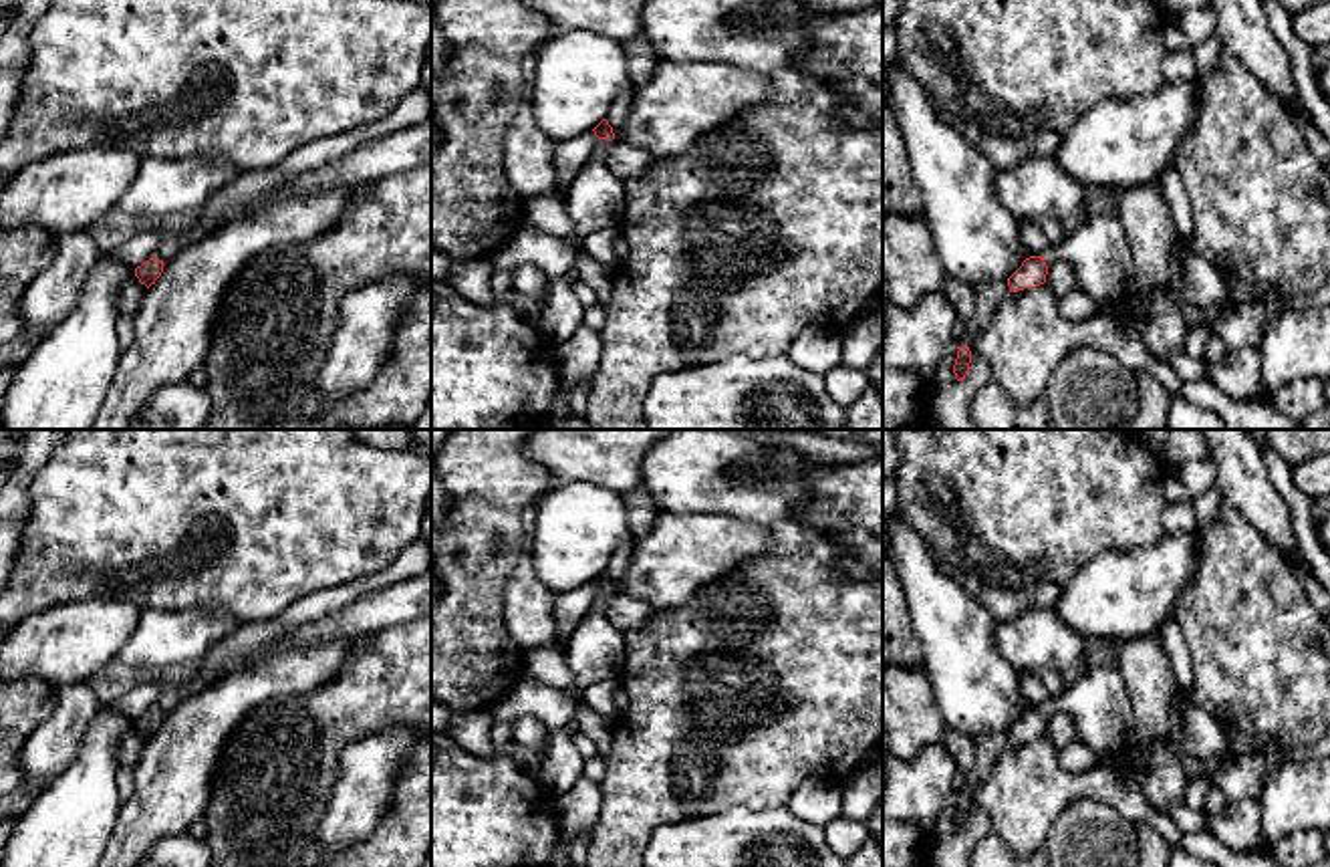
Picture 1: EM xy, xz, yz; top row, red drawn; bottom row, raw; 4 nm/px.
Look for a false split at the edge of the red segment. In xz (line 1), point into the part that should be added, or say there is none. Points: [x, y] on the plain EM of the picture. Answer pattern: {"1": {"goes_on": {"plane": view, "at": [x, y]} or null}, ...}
{"1": {"goes_on": {"plane": "xz", "at": [595, 650]}}}

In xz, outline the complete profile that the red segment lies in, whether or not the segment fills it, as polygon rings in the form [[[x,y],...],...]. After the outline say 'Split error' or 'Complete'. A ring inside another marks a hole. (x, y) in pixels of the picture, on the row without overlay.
[[[607,571],[592,583],[598,589],[596,601],[562,645],[576,688],[564,692],[522,679],[492,708],[496,720],[514,722],[530,714],[542,722],[550,738],[574,720],[576,700],[590,684],[619,679],[625,663],[625,631],[605,613],[615,585]]]. Split error

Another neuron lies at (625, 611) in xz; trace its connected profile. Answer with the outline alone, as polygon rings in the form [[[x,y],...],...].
[[[613,591],[605,603],[607,617],[623,631],[643,627],[657,611],[659,609],[619,591]]]

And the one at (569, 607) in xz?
[[[586,583],[570,593],[556,595],[554,619],[556,639],[554,645],[562,647],[580,619],[592,609],[598,589],[594,583]]]

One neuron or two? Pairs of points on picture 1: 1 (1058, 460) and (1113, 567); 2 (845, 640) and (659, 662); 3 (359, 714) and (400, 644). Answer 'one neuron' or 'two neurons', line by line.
1: two neurons
2: one neuron
3: one neuron

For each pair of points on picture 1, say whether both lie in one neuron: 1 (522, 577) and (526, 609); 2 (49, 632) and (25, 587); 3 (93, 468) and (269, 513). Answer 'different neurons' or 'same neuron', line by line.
1: same neuron
2: different neurons
3: same neuron

